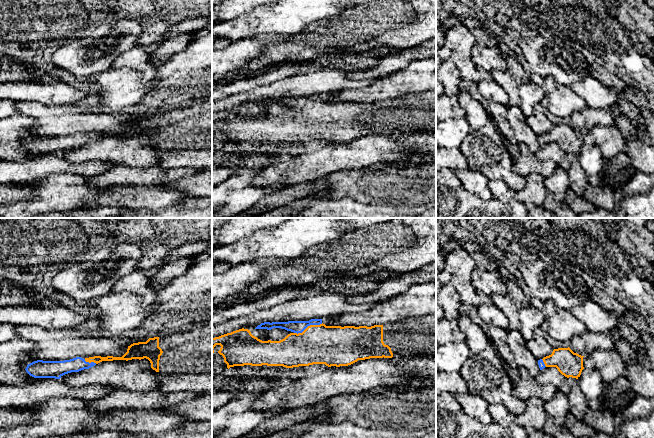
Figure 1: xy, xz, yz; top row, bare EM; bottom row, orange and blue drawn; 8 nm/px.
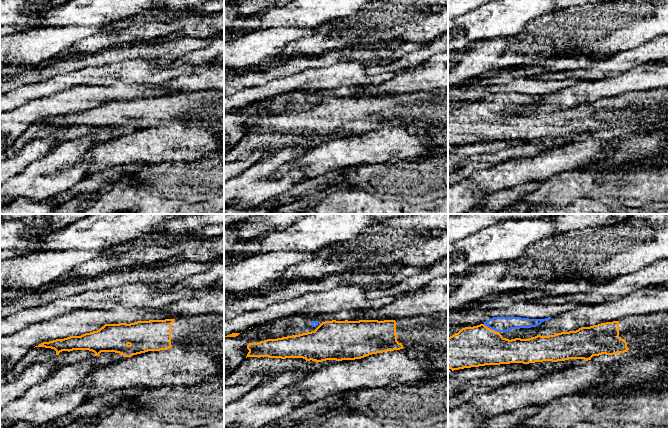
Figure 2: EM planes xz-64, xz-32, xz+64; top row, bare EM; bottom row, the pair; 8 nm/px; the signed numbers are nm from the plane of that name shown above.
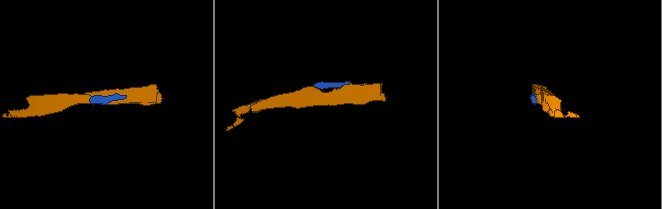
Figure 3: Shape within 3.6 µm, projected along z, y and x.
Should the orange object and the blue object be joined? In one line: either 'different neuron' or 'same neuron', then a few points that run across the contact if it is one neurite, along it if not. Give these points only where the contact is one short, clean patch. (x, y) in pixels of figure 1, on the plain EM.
same neuron

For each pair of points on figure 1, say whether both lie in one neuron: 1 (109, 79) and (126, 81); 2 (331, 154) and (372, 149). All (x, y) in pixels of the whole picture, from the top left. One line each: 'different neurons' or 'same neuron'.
1: same neuron
2: same neuron

